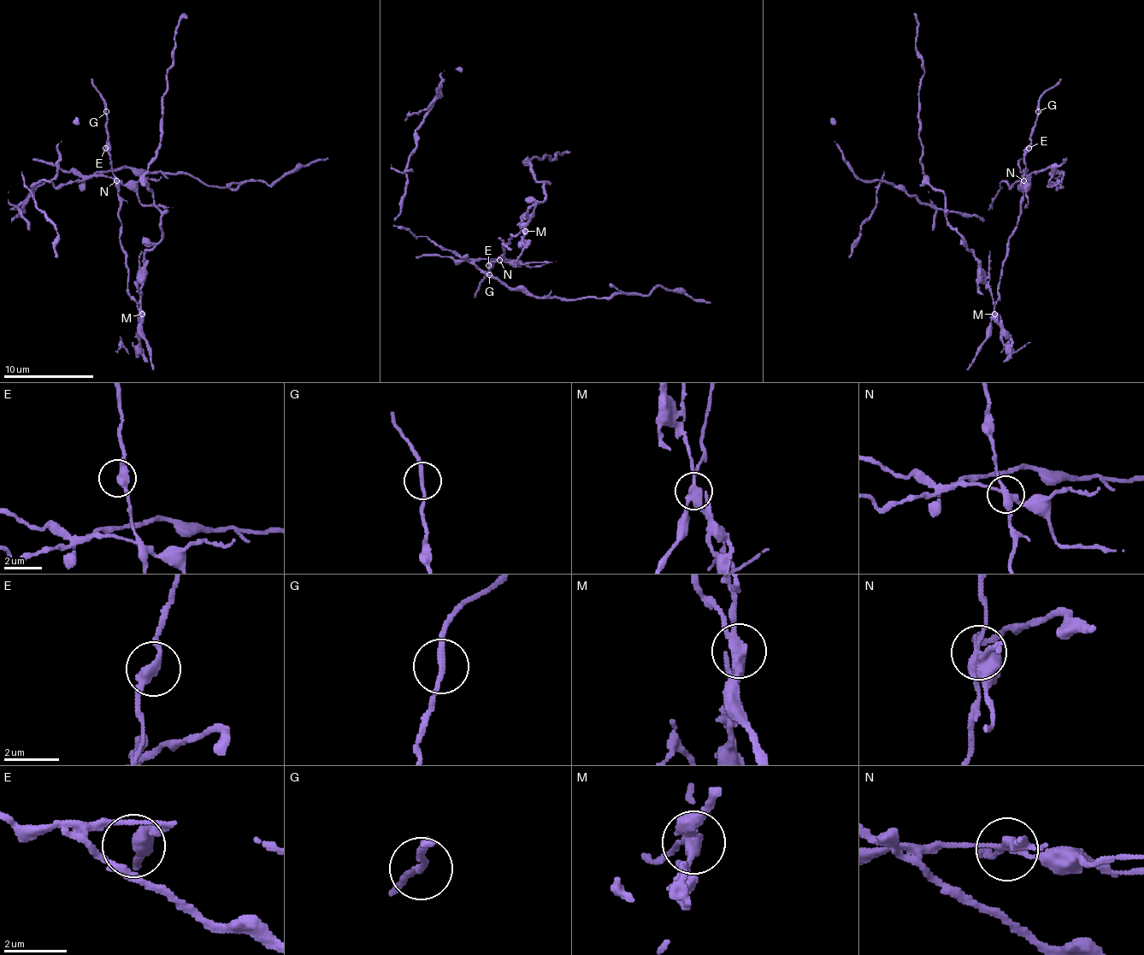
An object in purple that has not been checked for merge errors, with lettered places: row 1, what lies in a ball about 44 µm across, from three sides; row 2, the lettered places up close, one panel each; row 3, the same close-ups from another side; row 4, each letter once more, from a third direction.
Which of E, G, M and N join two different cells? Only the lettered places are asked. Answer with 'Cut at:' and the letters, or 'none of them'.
Cut at: M, N

